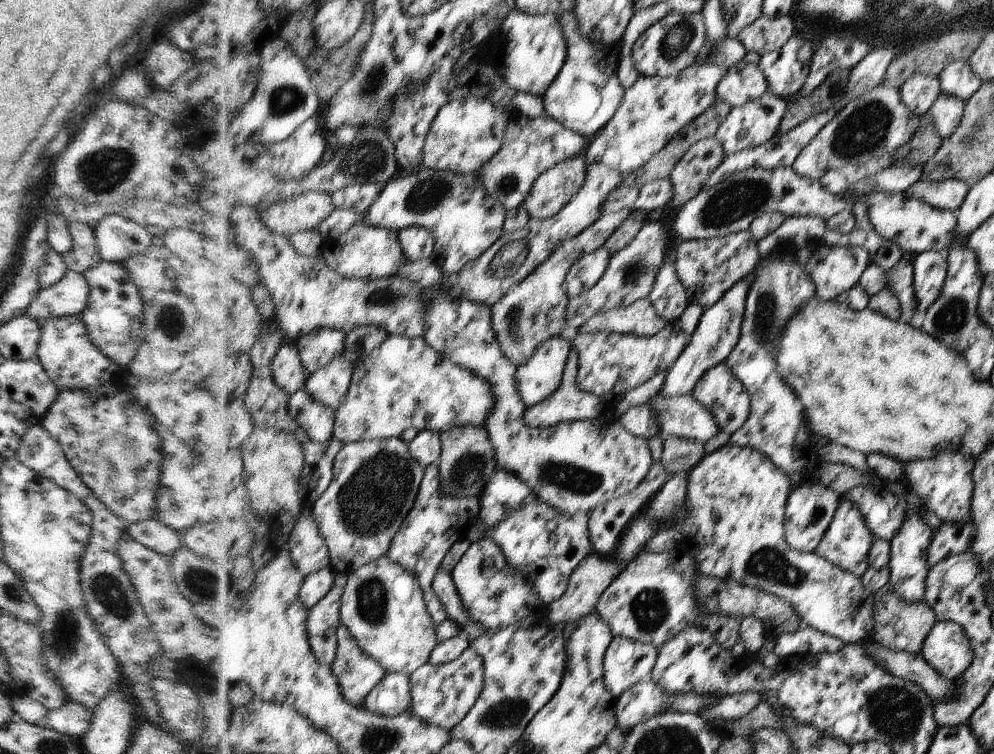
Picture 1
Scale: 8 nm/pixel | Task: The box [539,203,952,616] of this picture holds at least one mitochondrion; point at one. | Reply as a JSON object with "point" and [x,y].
{"point":[769,563]}

